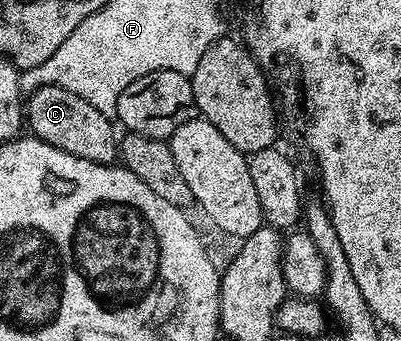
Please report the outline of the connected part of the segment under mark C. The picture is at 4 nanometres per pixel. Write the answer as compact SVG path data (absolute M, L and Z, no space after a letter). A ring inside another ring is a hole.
M45 86L29 95L24 102L24 118L28 123L29 133L33 137L52 144L52 148L60 148L64 152L72 152L72 156L80 156L84 160L111 165L119 157L120 142L114 138L115 123L105 118L88 100L80 100L76 92L68 92L68 88Z

